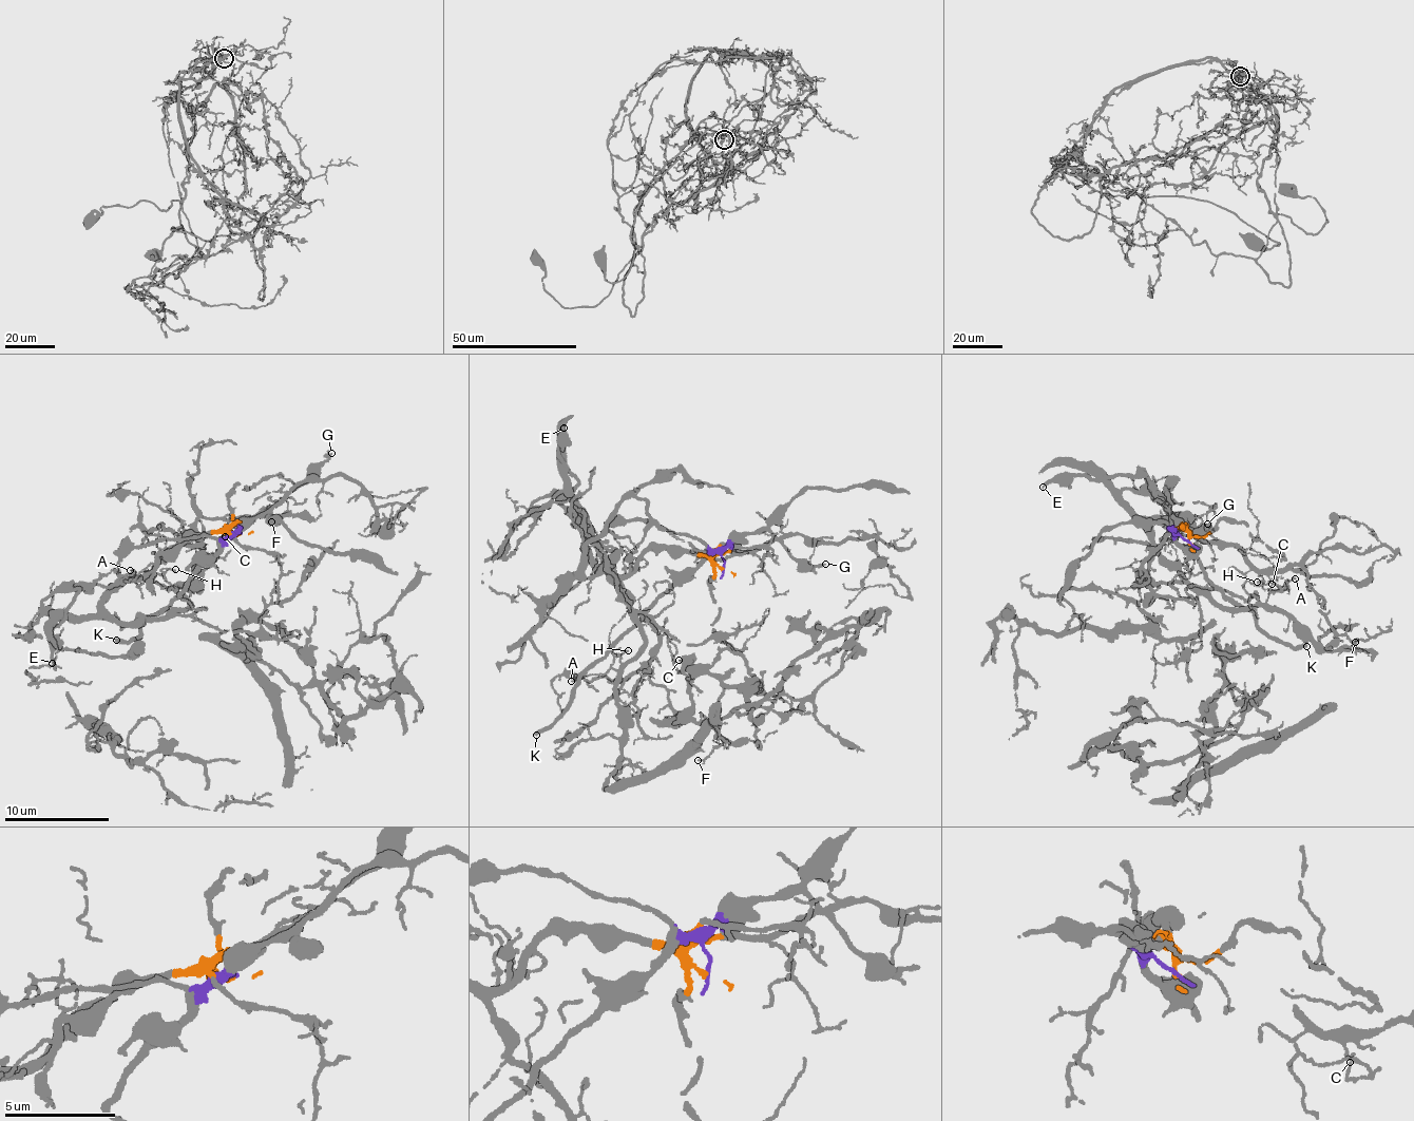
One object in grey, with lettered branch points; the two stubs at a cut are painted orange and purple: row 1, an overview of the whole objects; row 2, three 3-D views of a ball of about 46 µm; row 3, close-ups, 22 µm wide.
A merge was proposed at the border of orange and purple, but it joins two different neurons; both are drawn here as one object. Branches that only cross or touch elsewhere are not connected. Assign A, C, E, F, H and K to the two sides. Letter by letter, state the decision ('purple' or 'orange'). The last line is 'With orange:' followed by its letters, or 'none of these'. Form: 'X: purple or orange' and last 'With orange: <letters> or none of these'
A: orange
C: orange
E: orange
F: orange
H: orange
K: purple
With orange: A, C, E, F, H

